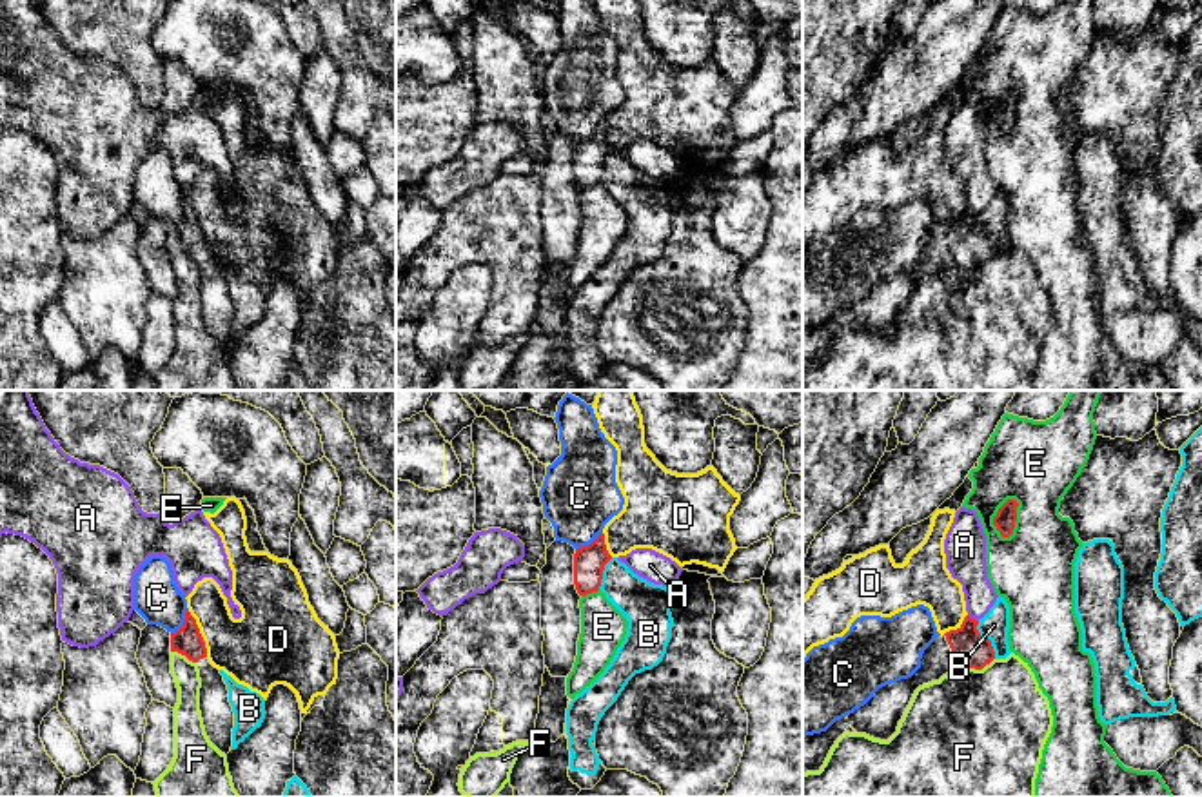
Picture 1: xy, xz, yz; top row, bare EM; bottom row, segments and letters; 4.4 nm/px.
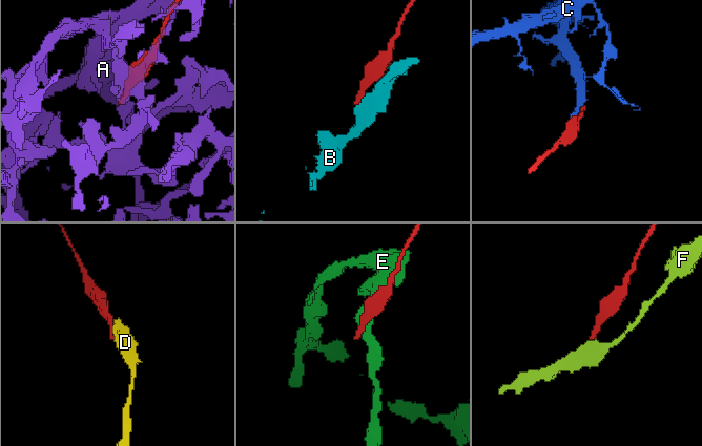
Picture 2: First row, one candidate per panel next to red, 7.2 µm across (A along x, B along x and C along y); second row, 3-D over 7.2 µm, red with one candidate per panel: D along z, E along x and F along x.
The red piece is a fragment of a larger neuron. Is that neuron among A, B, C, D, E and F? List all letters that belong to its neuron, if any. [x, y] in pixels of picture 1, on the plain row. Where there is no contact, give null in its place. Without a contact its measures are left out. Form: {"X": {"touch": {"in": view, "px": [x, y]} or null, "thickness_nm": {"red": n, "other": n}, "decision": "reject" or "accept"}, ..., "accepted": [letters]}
{"A": {"touch": {"in": "yz", "px": [974, 213]}, "thickness_nm": {"red": 160, "other": 160}, "decision": "reject"}, "B": {"touch": {"in": "yz", "px": [988, 233]}, "thickness_nm": {"red": 160, "other": 120}, "decision": "reject"}, "C": {"touch": {"in": "xy", "px": [184, 216]}, "thickness_nm": {"red": 130, "other": 200}, "decision": "reject"}, "D": {"touch": {"in": "xy", "px": [198, 226]}, "thickness_nm": {"red": 130, "other": 300}, "decision": "reject"}, "E": {"touch": {"in": "yz", "px": [1015, 113]}, "thickness_nm": {"red": 90, "other": 360}, "decision": "reject"}, "F": {"touch": {"in": "yz", "px": [979, 262]}, "thickness_nm": {"red": 160, "other": 500}, "decision": "reject"}, "accepted": []}

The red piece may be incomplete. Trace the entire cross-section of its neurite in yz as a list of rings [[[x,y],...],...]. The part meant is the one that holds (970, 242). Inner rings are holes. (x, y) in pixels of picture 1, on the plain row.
[[[964,211],[957,223],[937,229],[924,243],[921,261],[908,272],[879,281],[873,290],[848,310],[835,314],[826,325],[803,330],[803,367],[819,365],[835,334],[852,320],[857,327],[888,334],[899,320],[915,283],[942,269],[975,261],[995,252],[991,234],[977,223],[979,214]]]

